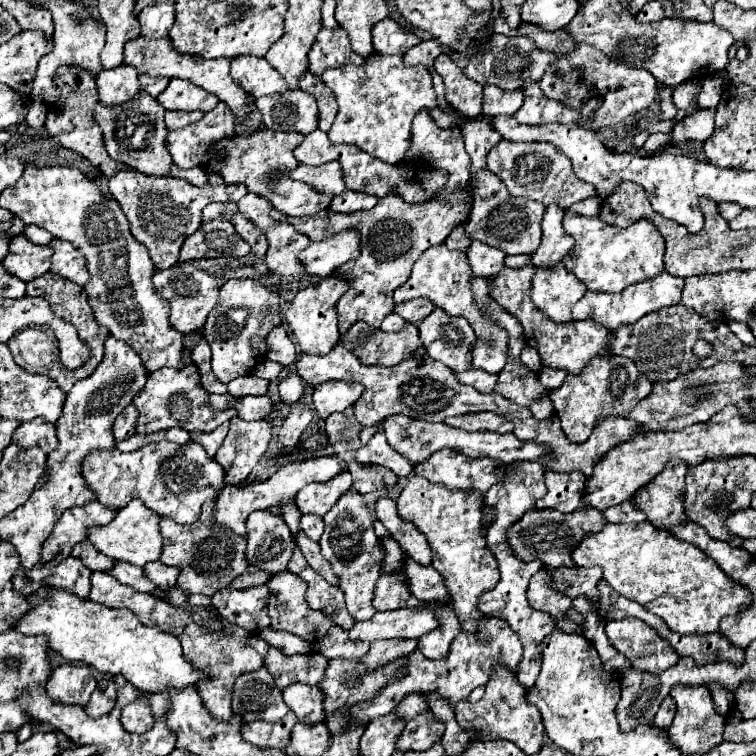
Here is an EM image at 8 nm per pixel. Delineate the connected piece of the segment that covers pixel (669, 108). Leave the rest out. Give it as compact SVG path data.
M662 88L660 92L660 120L672 120L678 112L678 108L672 102L674 88Z

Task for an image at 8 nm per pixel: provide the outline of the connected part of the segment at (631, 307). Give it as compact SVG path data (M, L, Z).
M662 272L660 276L656 276L652 280L630 284L622 292L606 294L606 292L590 292L588 290L572 306L572 320L596 320L598 324L602 324L604 328L608 328L612 332L612 330L616 330L622 324L634 324L636 320L640 320L648 312L660 310L662 306L680 304L682 288L684 288L684 279L670 276L668 272Z

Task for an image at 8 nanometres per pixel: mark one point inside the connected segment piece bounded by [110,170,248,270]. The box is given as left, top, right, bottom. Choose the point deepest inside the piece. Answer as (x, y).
(163, 212)

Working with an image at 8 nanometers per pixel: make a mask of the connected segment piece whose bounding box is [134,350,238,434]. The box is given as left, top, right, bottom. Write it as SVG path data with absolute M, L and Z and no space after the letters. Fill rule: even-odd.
M188 350L182 352L182 368L160 368L148 376L144 392L140 392L134 406L140 412L136 430L142 434L168 430L172 426L180 426L188 432L194 432L194 430L208 432L208 430L214 430L216 426L232 420L238 414L236 408L224 408L224 410L212 408L212 404L208 400L208 392L204 390L204 386L200 382L200 374L198 374L196 366L192 364Z

